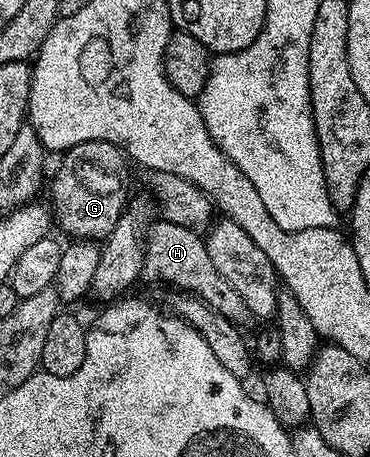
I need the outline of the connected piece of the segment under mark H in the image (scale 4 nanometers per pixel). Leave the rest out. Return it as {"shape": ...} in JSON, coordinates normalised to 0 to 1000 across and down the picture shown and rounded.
{"shape":[[[446,484],[408,488],[405,503],[395,510],[384,600],[397,613],[405,608],[427,619],[462,619],[462,630],[546,654],[584,685],[600,687],[632,709],[678,705],[681,691],[670,667],[659,667],[659,650],[649,650],[649,641],[638,641],[638,632],[616,624],[605,597],[584,591],[573,562],[562,562],[554,521],[522,497]]]}

